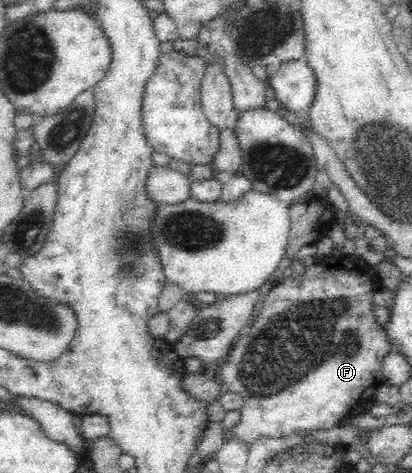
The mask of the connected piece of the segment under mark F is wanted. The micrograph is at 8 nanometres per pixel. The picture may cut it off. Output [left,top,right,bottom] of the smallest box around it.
[218,255,394,445]

